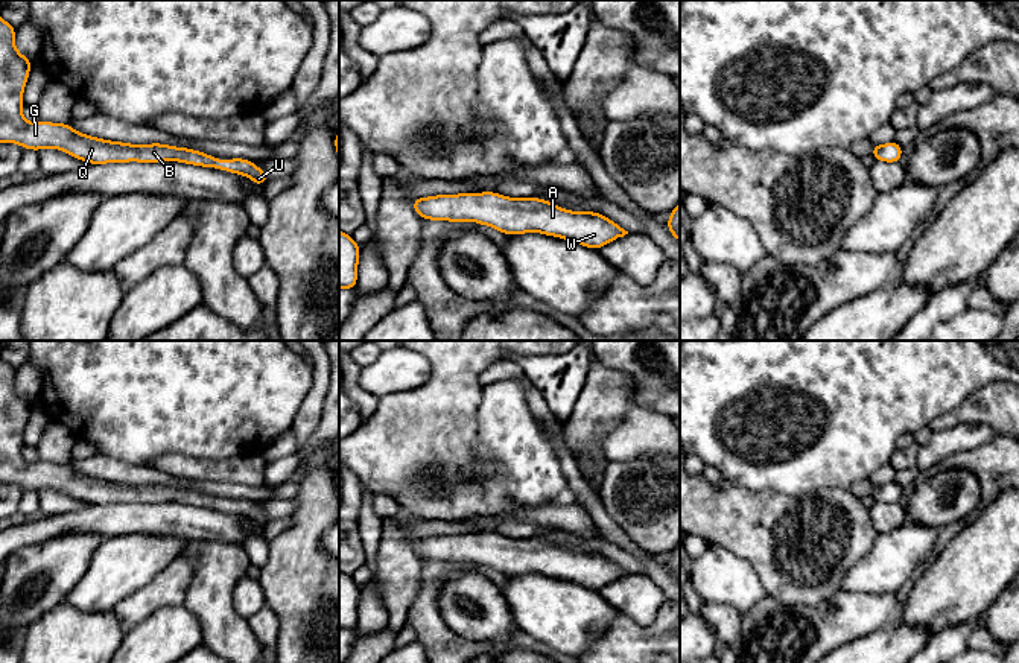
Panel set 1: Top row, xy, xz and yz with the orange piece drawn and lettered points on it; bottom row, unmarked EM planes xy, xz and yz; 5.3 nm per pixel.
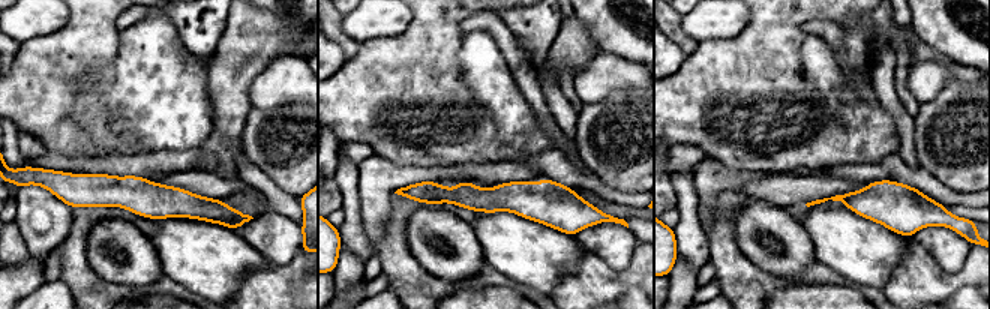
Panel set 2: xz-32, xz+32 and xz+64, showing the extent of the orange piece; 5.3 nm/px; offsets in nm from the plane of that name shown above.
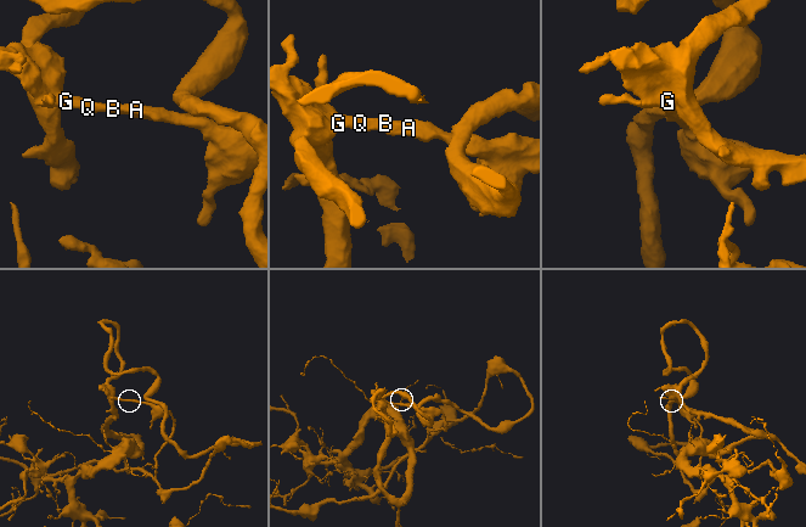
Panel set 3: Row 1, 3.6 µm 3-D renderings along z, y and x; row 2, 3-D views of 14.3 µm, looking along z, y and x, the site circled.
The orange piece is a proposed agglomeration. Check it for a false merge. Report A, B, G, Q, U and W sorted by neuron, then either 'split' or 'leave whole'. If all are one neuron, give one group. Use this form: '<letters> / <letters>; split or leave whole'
A B G Q U W; leave whole

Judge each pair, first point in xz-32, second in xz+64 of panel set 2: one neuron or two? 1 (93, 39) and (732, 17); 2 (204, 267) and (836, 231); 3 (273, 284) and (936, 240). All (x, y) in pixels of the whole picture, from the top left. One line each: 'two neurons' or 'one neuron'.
1: two neurons
2: one neuron
3: two neurons

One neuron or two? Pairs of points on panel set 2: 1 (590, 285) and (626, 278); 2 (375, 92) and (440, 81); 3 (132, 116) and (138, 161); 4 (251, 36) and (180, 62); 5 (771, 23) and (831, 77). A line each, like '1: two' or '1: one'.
1: one
2: one
3: two
4: two
5: two

